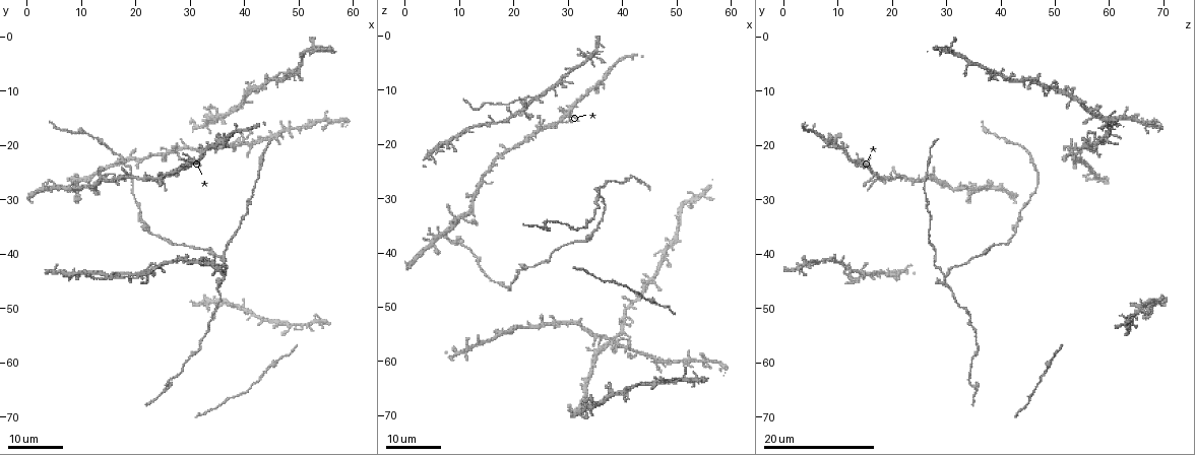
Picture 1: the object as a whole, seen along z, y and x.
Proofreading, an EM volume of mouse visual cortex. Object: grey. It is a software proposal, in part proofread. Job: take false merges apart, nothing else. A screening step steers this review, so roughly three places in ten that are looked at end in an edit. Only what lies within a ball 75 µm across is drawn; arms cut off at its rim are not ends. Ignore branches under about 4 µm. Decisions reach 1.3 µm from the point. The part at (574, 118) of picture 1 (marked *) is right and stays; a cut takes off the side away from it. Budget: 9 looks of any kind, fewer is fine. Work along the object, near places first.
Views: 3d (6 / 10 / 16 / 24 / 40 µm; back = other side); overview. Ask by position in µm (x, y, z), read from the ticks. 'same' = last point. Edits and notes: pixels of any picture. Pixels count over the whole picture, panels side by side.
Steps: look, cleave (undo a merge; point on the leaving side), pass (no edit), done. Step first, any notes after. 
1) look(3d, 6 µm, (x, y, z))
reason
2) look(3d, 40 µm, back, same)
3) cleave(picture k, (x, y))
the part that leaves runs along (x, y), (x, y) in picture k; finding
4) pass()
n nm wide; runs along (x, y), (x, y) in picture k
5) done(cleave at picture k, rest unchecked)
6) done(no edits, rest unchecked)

look(3d, 16 µm, (25.0, 26.5, 16.5))
branch point

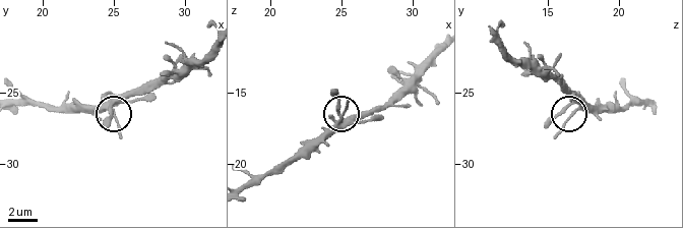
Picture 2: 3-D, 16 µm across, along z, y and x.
look(3d, 10 µm, (25.0, 26.4, 17.0))

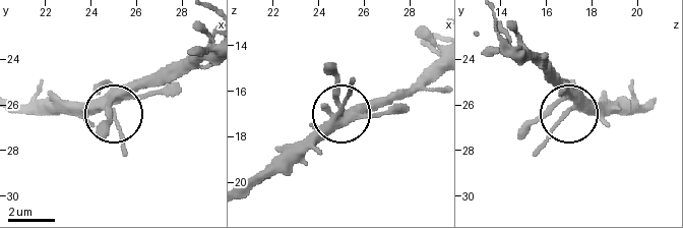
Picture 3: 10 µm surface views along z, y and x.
pass()
220 nm wide; continuous, no second cell

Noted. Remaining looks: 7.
look(3d, 24 µm, (36.5, 44.0, 29.5))
three-way junction

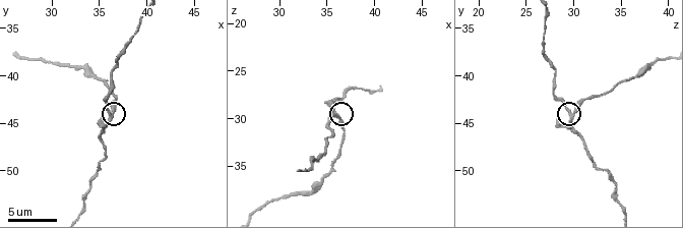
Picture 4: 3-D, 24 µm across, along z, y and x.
look(3d, 10 µm, (36.2, 44.4, 29.6))
zoom in

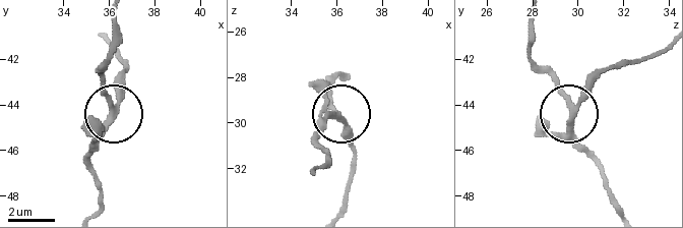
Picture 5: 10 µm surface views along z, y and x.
cleave(picture 5, (121, 98))
3 arms; the part that leaves runs along (334, 115), (356, 160), (345, 207) in picture 5; two cells meet here

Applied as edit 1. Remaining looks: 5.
look(3d, 24 µm, (26.0, 64.0, 36.0))
three arms meet

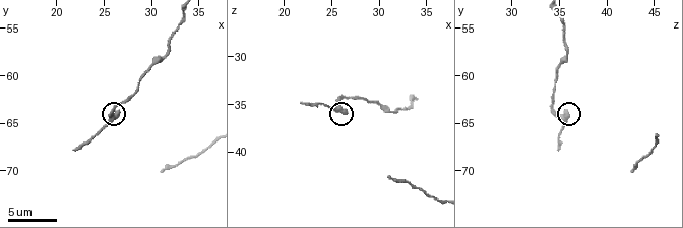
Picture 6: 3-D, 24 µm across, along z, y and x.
look(3d, 10 µm, (25.8, 64.4, 35.8))

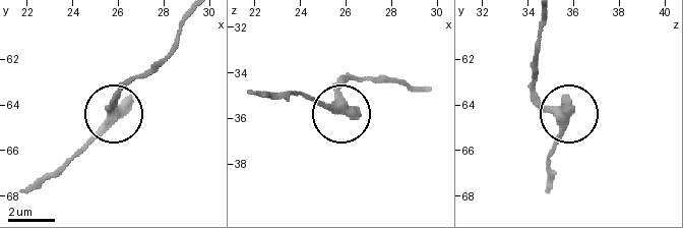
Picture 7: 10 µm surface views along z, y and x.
pass()
runs along (544, 19), (532, 90), (567, 119), (549, 164) in picture 7; continuous, no second cell

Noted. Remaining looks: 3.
look(3d, 24 µm, (23.5, 43.0, 12.0))

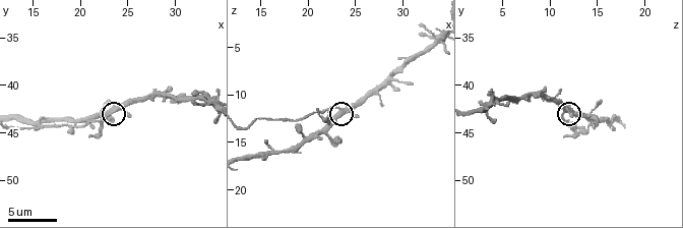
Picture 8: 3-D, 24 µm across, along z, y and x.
look(3d, 10 µm, (23.2, 42.8, 11.6))
zoom in

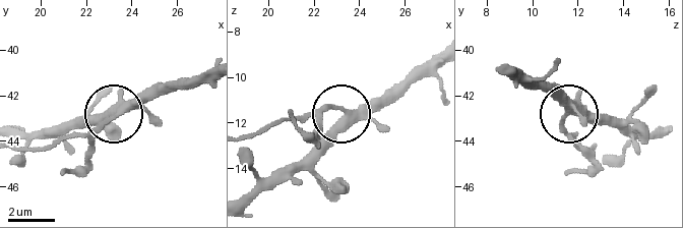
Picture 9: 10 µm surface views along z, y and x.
cleave(picture 9, (76, 134))
4 arms; the part that leaves runs along (102, 123), (34, 151), (16, 147) in picture 9; a second cell is stuck on

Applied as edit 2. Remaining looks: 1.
done(cleave at picture 5, cleave at picture 9, rest unchecked)

